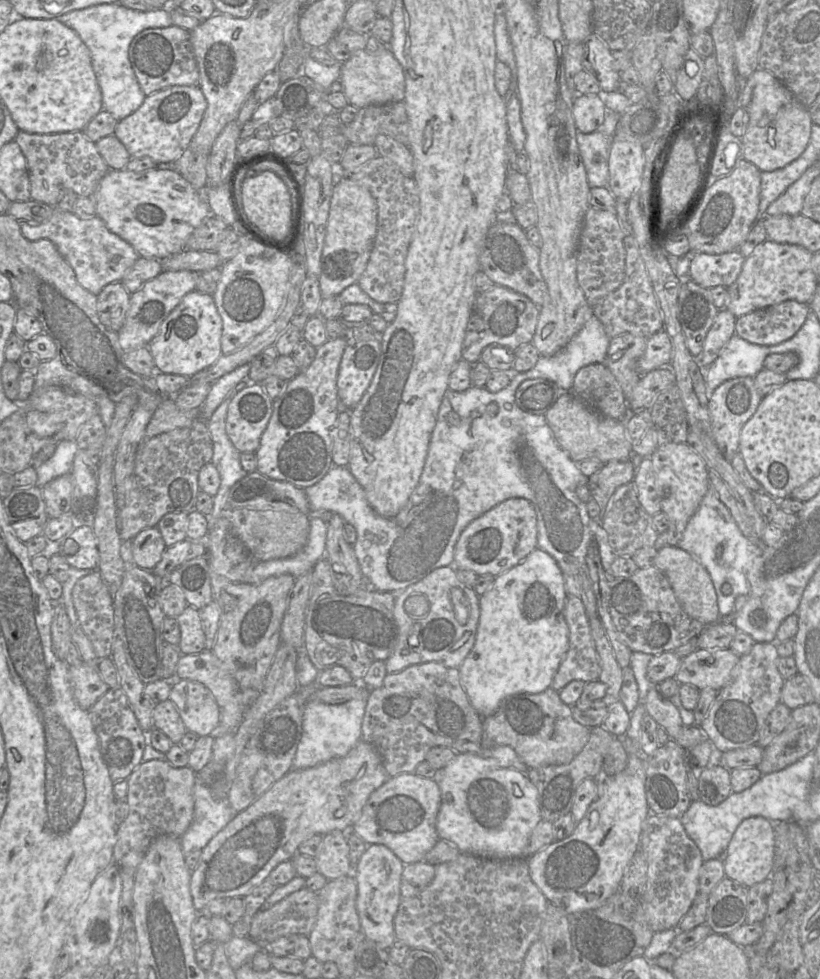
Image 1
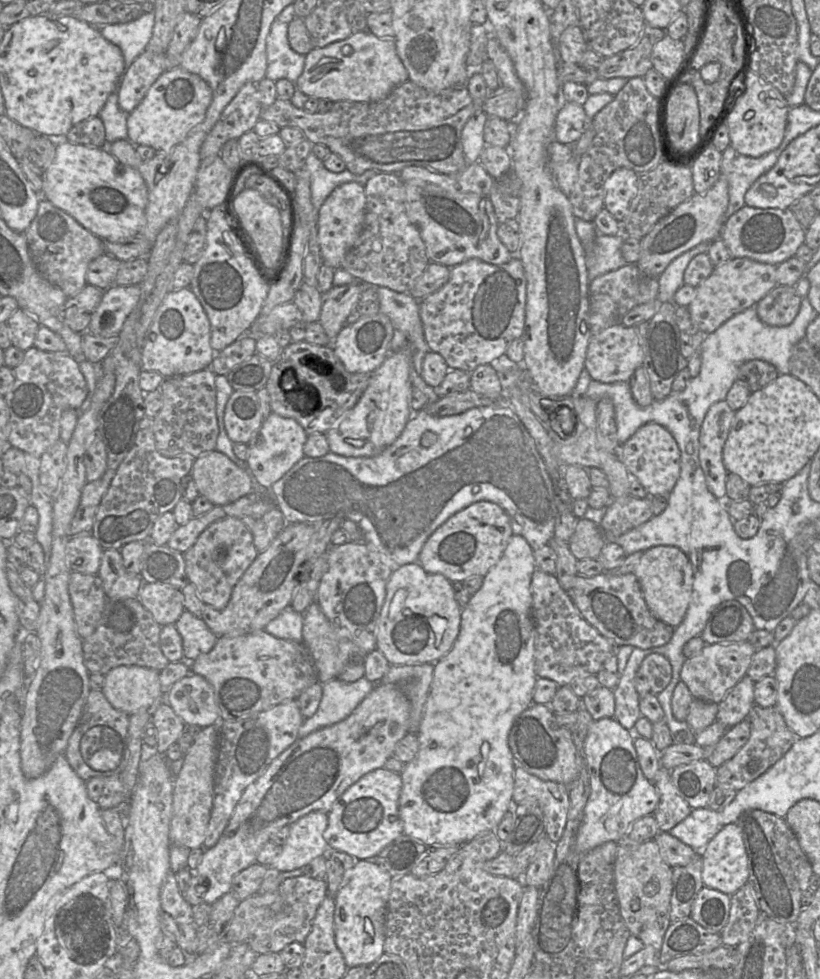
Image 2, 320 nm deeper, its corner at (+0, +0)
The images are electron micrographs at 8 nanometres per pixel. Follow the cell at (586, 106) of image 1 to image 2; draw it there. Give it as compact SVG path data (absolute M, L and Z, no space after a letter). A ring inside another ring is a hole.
M567 102L557 114L554 139L562 144L573 145L582 136L587 125L583 105Z

